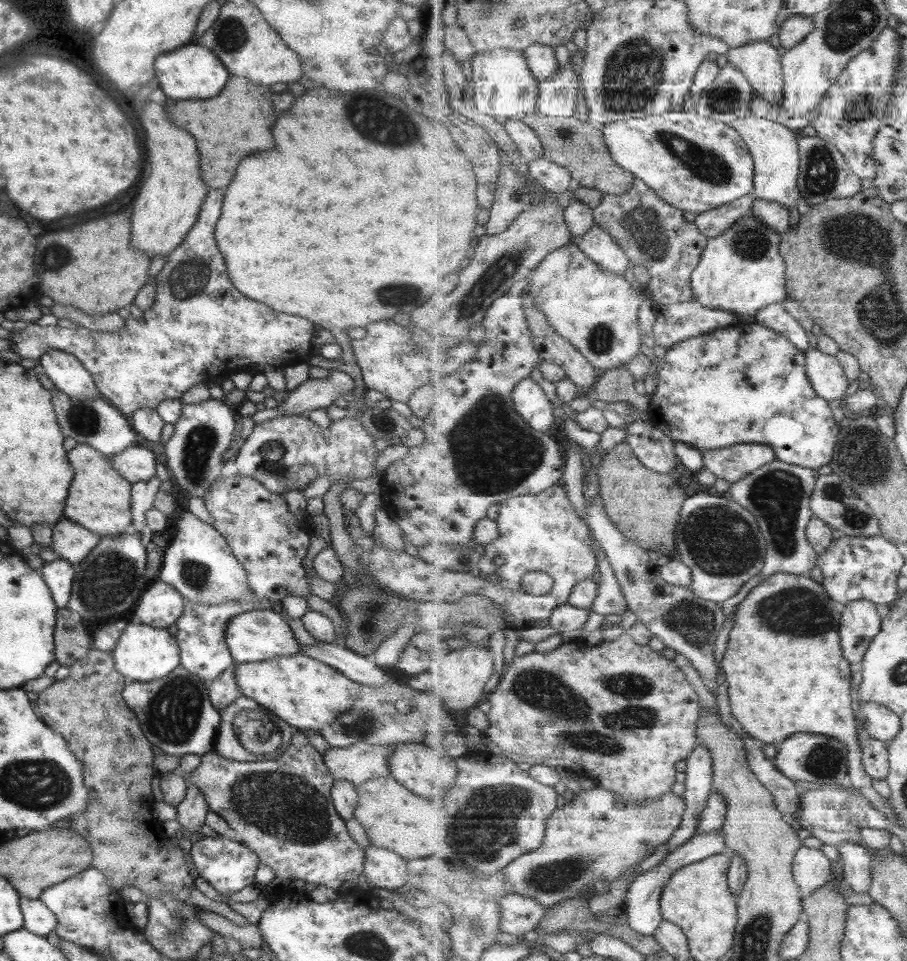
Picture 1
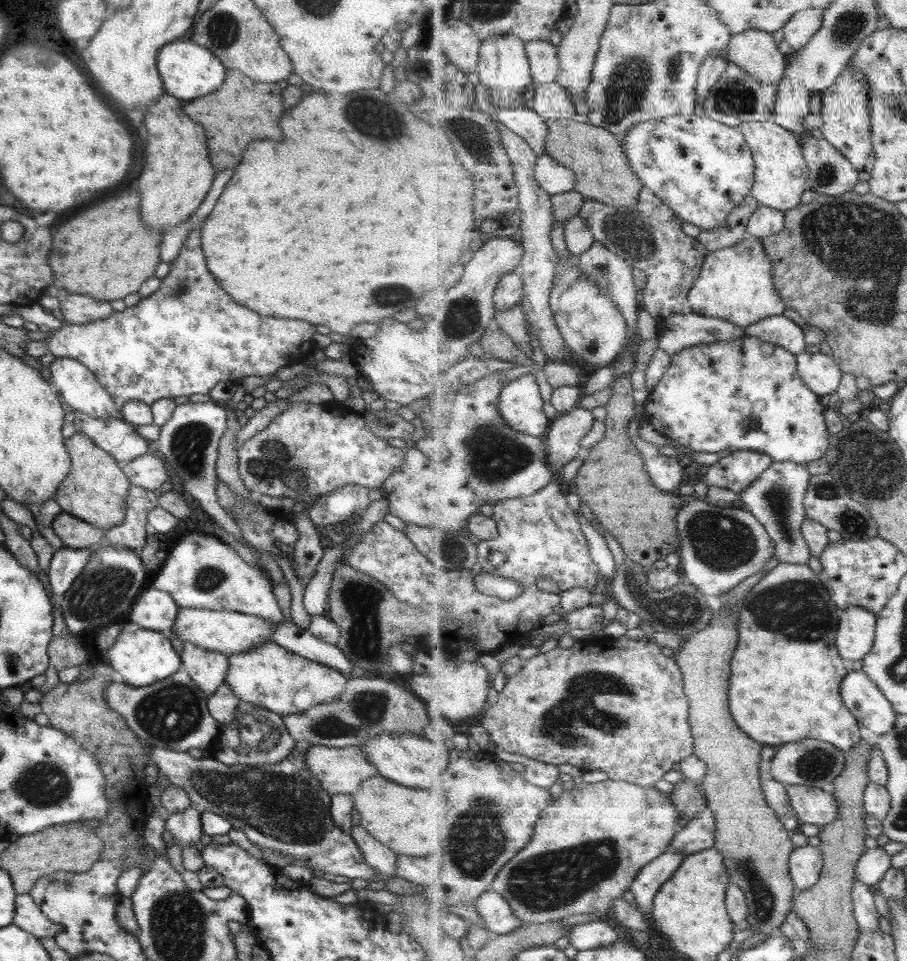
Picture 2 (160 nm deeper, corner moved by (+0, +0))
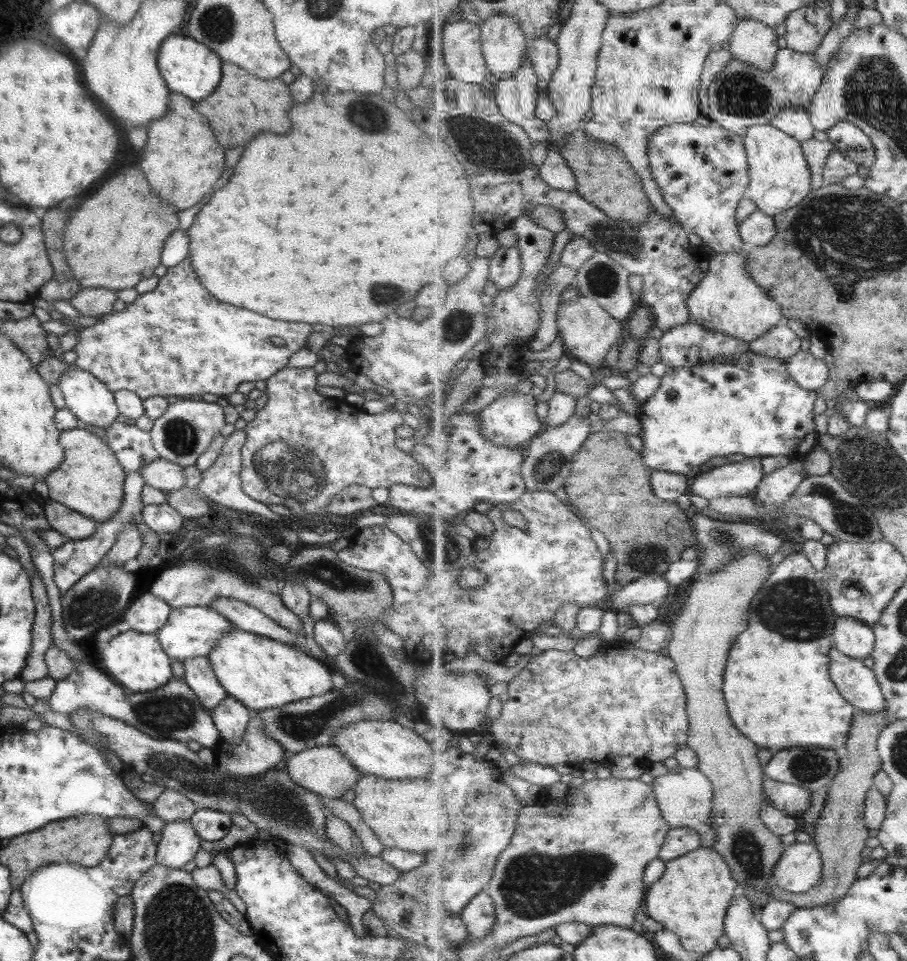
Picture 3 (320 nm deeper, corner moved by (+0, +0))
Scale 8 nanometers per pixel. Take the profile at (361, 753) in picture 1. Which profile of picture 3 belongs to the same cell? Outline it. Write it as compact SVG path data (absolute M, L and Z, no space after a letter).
M330 744L314 746L293 753L288 758L283 770L289 774L291 782L326 799L341 797L349 787L361 778L359 771Z

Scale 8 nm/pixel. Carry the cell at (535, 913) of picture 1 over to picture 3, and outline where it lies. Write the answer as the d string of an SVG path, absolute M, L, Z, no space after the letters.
M487 890L473 897L460 915L465 921L470 936L479 939L484 939L493 933L495 923L498 921L494 898Z

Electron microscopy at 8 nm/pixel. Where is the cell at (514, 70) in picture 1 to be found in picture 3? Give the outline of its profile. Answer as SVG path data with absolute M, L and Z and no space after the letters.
M497 14L481 23L482 50L489 72L498 82L515 78L527 60L529 40L513 18Z

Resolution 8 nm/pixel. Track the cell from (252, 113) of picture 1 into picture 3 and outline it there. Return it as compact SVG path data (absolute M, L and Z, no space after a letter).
M223 62L221 68L221 82L209 98L199 100L194 109L209 120L209 126L219 142L221 148L231 148L233 144L241 144L257 134L257 132L277 132L283 134L291 122L287 120L287 112L291 106L291 96L287 86L281 80L259 80L239 66Z

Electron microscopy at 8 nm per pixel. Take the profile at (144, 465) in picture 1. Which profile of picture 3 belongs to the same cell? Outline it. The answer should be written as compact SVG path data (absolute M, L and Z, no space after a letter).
M157 459L143 465L139 472L145 484L159 491L175 491L184 487L184 466L165 460Z

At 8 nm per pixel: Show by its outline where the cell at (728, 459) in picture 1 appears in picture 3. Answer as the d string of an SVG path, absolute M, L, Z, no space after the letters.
M754 457L697 475L692 482L691 493L708 502L715 498L752 496L764 479L761 459Z

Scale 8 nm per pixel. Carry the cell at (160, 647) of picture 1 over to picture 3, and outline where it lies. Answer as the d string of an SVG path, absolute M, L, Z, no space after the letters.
M129 629L111 638L107 646L97 651L99 651L102 672L126 691L149 692L161 688L172 678L170 660L159 645L155 633L140 634Z

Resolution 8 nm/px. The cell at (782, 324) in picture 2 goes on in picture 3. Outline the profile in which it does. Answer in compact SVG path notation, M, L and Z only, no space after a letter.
M784 322L750 342L750 351L769 358L788 359L801 350L799 337Z

